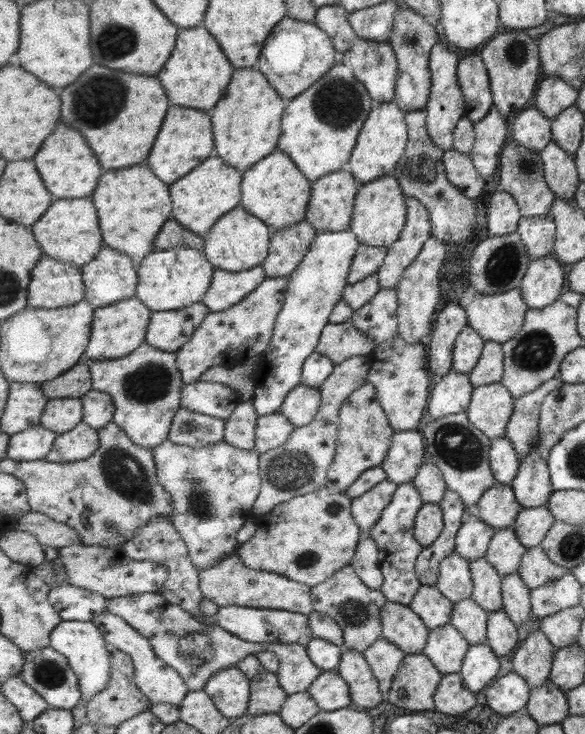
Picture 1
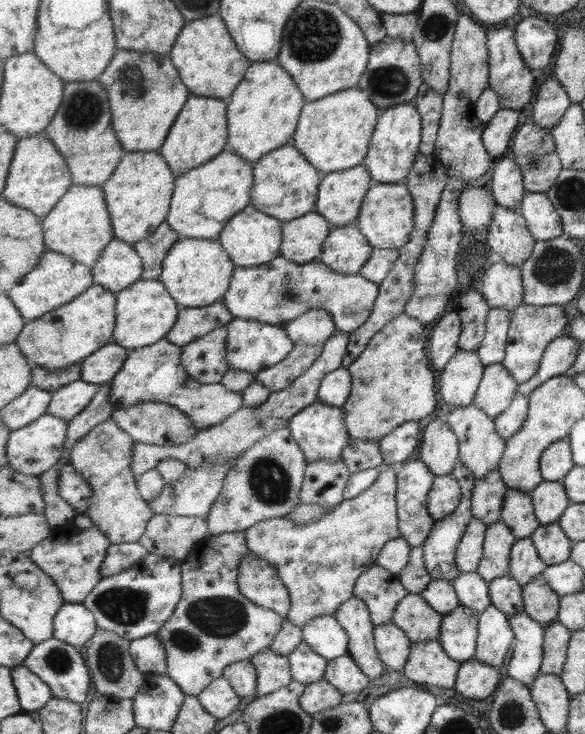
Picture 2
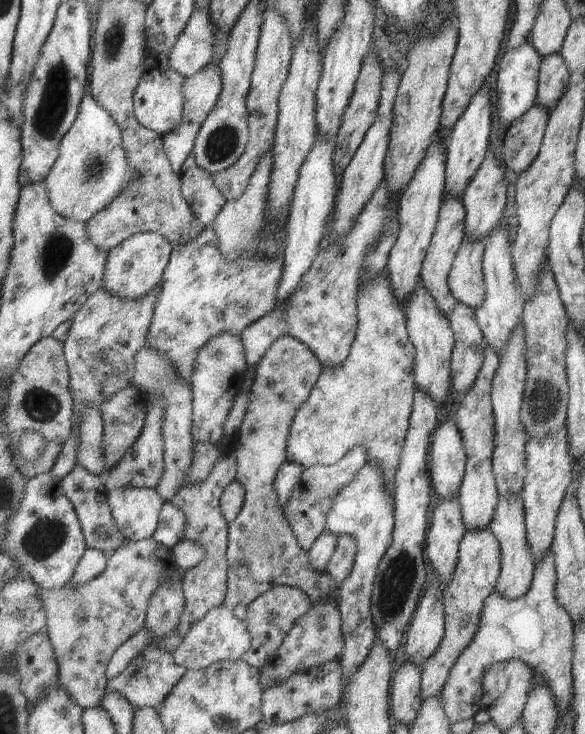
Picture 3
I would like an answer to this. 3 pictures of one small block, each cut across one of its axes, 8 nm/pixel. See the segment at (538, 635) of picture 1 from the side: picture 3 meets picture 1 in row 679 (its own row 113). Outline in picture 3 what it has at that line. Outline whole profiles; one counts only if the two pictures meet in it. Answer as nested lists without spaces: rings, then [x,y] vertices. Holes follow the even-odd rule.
[[[535,105],[505,130],[501,155],[506,168],[521,176],[535,164],[549,121],[550,112],[543,106]]]

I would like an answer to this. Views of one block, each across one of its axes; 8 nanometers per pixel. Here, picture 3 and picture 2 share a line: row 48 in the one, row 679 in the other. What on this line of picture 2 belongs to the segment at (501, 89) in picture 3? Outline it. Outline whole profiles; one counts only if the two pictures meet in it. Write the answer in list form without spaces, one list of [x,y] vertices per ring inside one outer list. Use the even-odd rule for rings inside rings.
[[[525,611],[510,617],[510,623],[515,629],[515,650],[507,666],[507,678],[520,680],[532,688],[542,670],[546,626]]]

